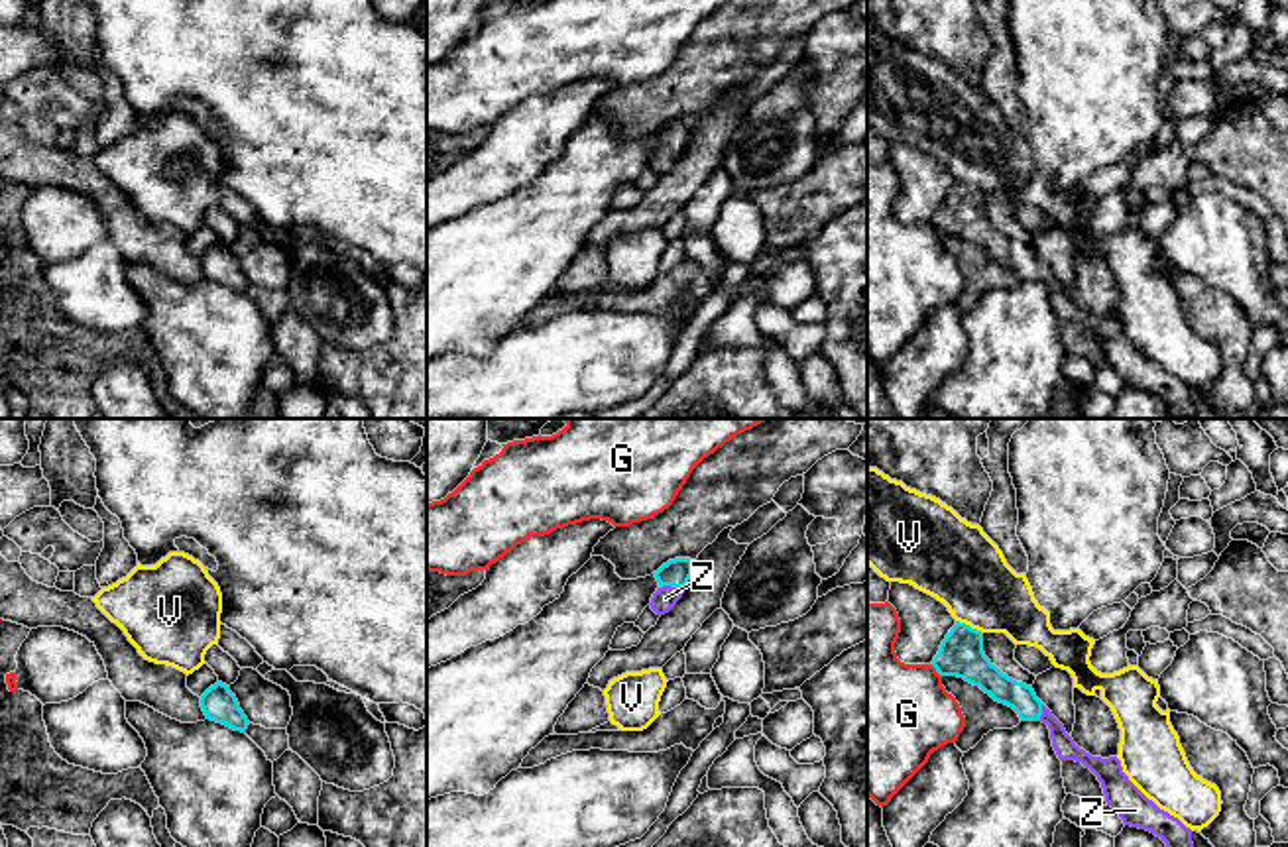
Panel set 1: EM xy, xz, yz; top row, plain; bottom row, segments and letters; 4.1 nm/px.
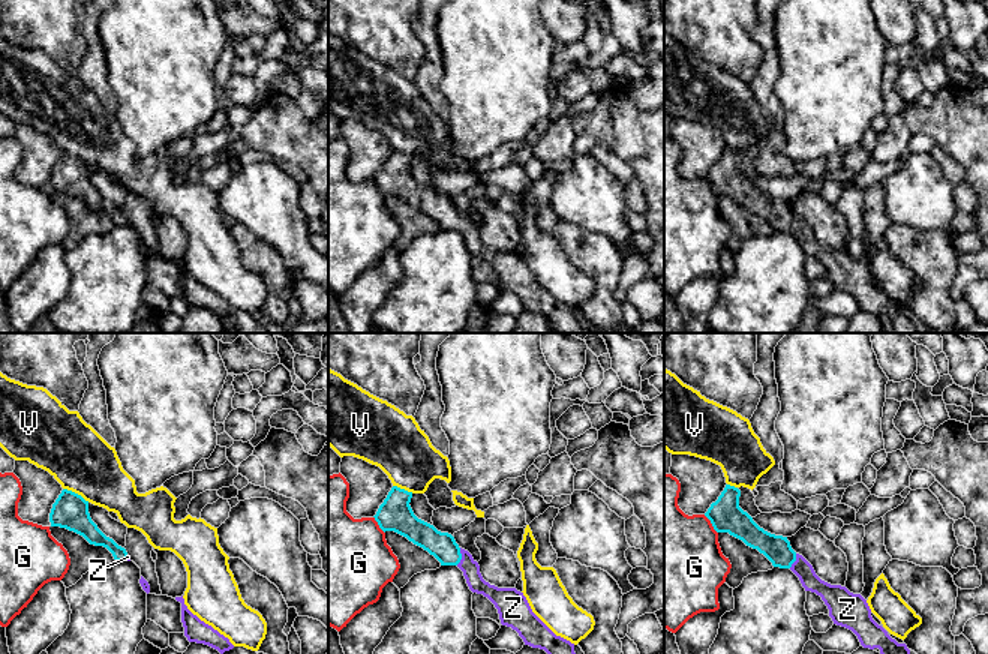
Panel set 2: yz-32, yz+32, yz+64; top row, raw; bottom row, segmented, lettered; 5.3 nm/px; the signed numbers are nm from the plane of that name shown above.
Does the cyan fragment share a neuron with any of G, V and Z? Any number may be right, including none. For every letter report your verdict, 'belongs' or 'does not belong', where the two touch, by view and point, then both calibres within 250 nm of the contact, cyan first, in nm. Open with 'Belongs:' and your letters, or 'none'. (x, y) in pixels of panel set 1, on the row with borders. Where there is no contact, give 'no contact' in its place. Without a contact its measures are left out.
Belongs: Z
G: does not belong | yz (936, 671) | 180/420 nm
V: does not belong | yz (968, 625) | 180/320 nm
Z: belongs | xz (669, 584) | 120/100 nm

